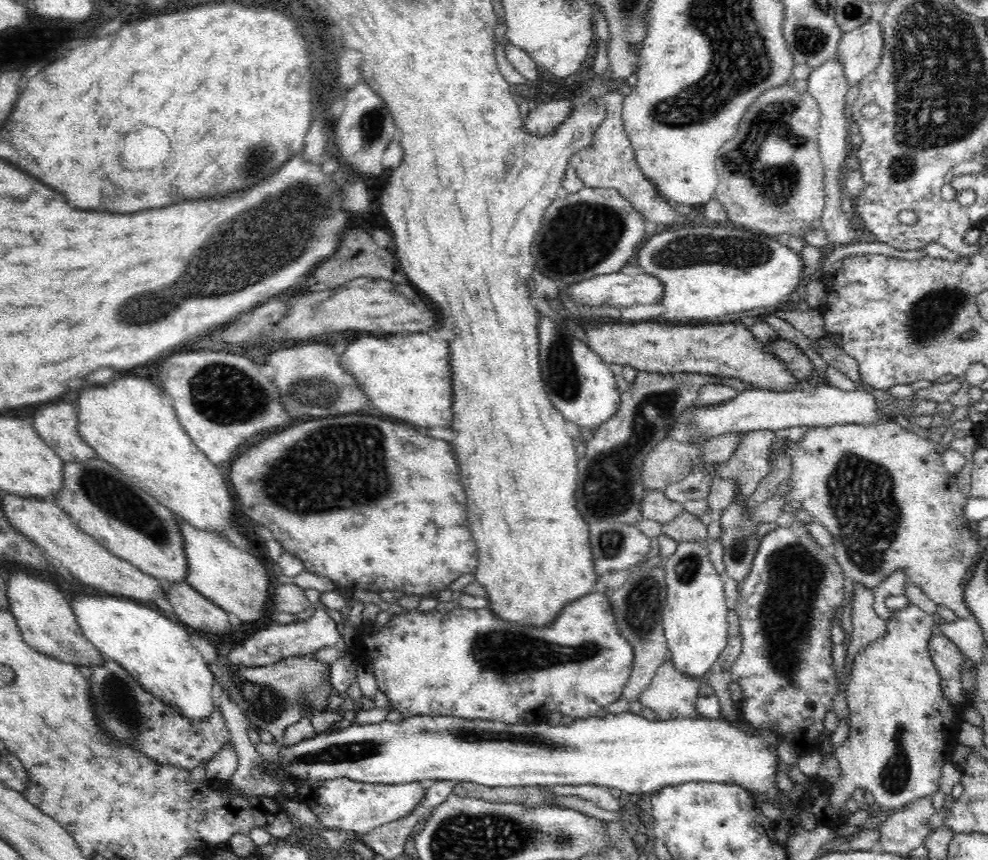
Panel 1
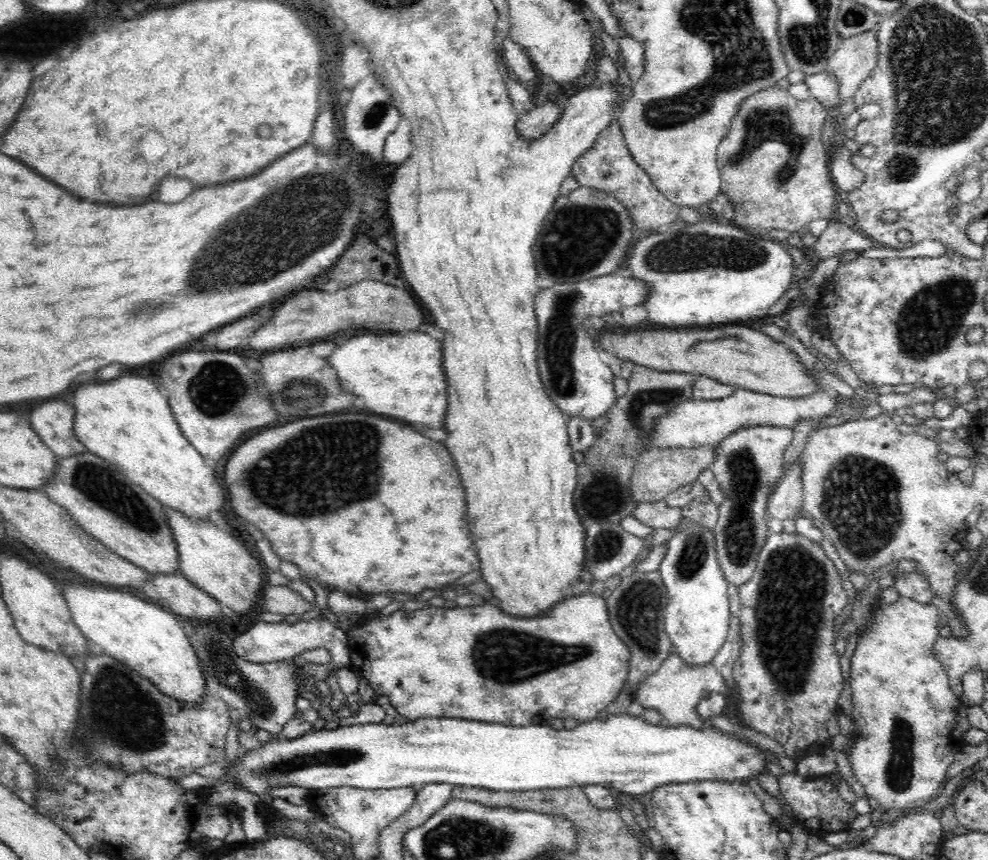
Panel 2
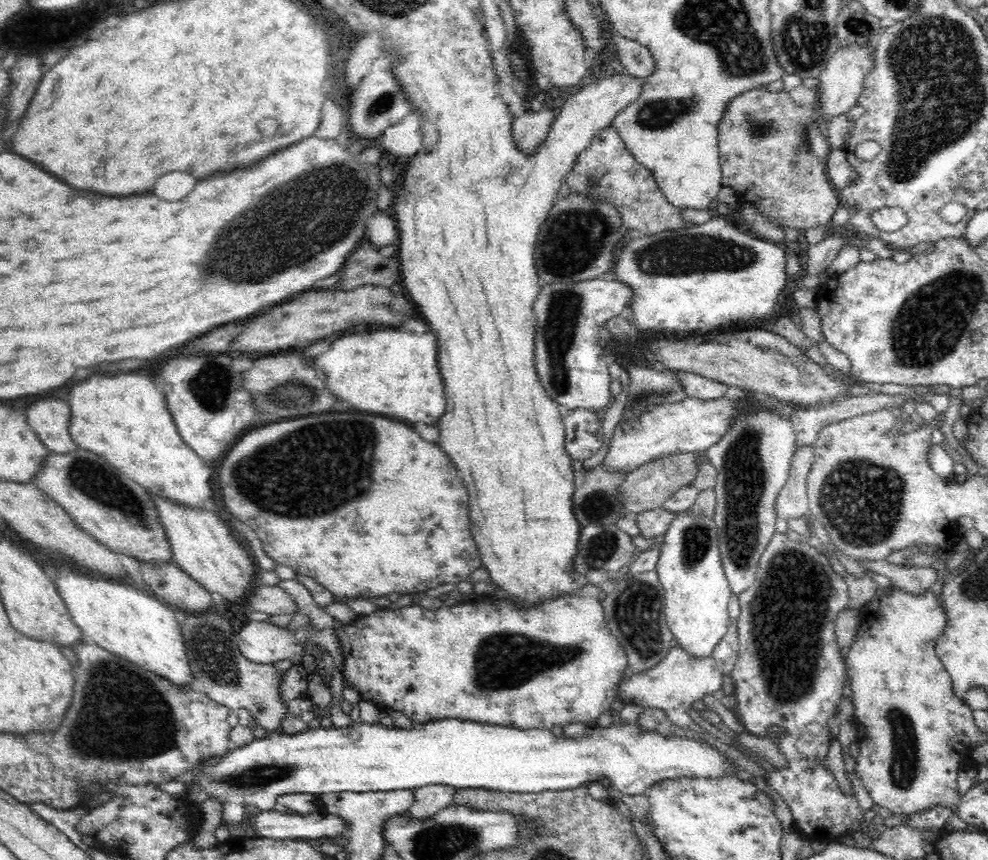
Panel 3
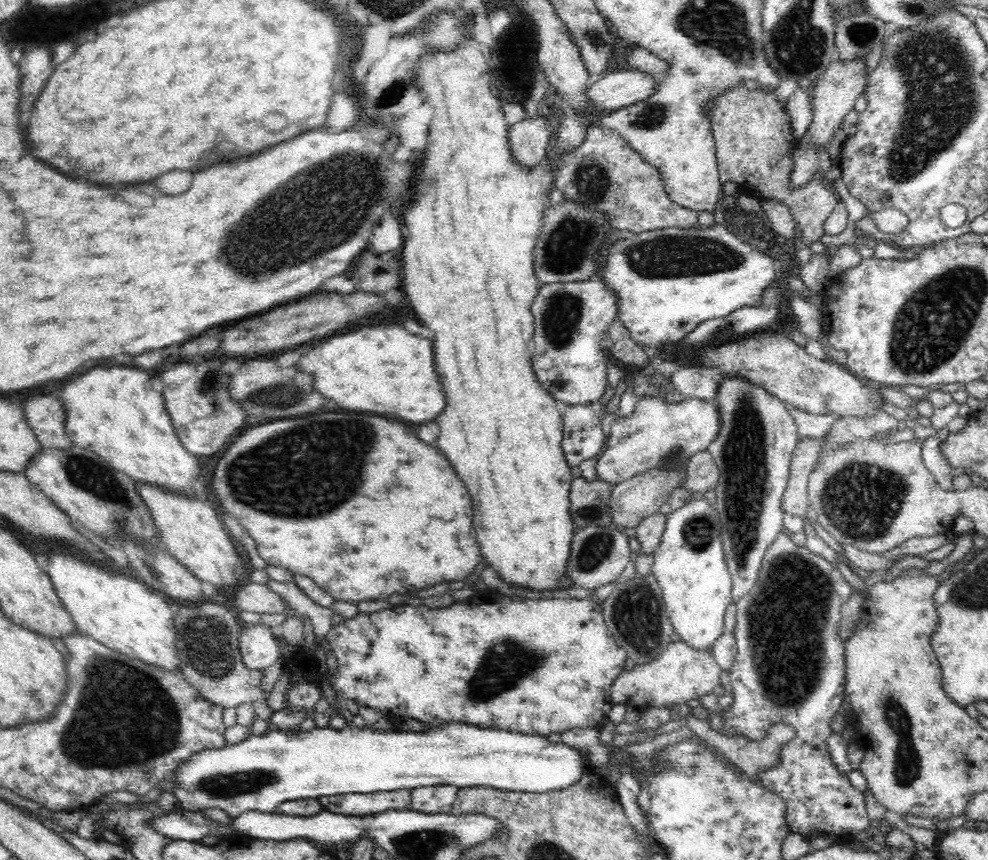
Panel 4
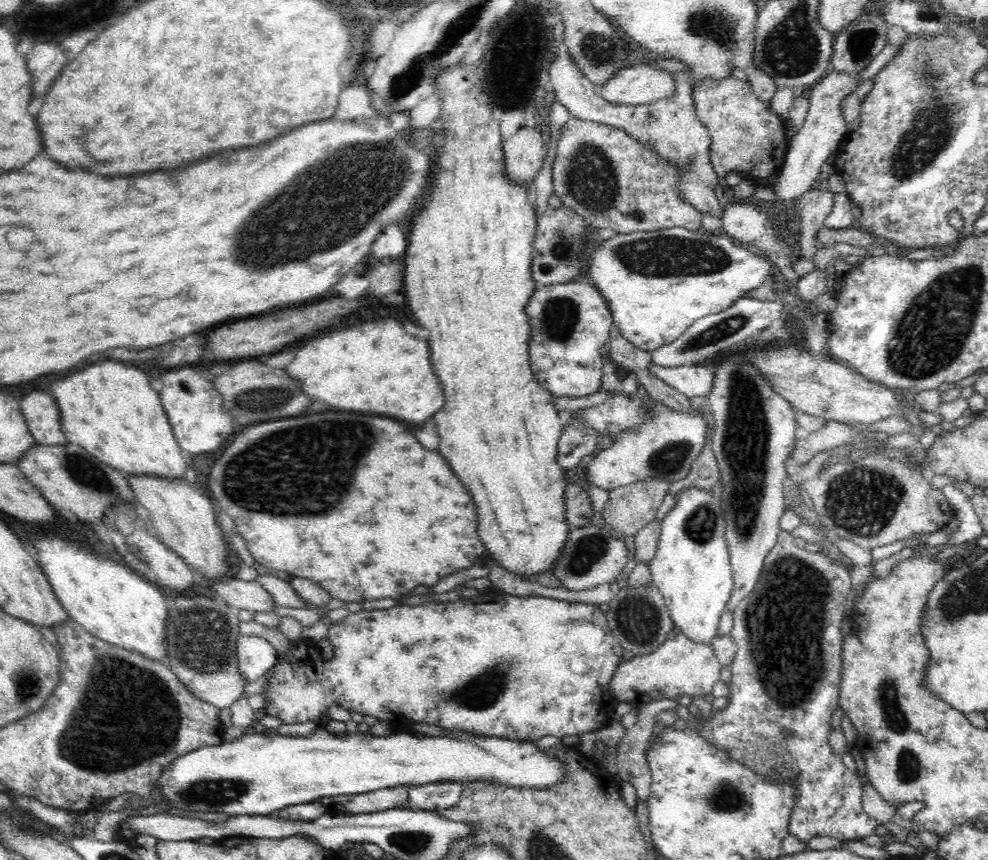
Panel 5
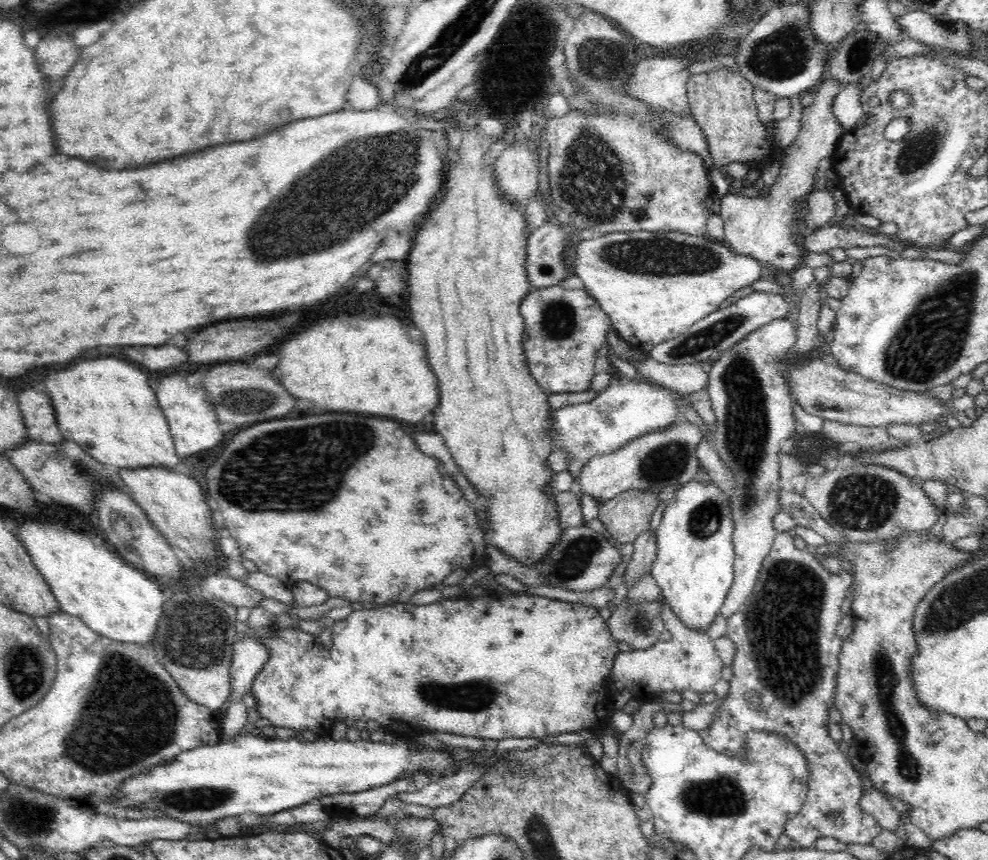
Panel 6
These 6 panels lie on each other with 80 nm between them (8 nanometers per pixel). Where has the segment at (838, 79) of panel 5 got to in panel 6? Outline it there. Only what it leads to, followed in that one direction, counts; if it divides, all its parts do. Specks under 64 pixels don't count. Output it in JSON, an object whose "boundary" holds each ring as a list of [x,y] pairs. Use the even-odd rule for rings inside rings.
{"boundary":[[[825,77],[815,94],[811,105],[803,108],[801,128],[798,136],[786,149],[781,169],[774,184],[769,187],[769,193],[761,198],[750,198],[738,194],[727,193],[720,200],[720,215],[724,221],[724,242],[735,254],[751,256],[760,264],[782,268],[792,274],[802,263],[805,249],[800,248],[792,240],[790,224],[795,217],[795,203],[813,190],[817,181],[816,171],[824,158],[833,156],[836,145],[846,138],[842,125],[832,112],[832,103],[836,93],[844,87],[839,80]]]}

